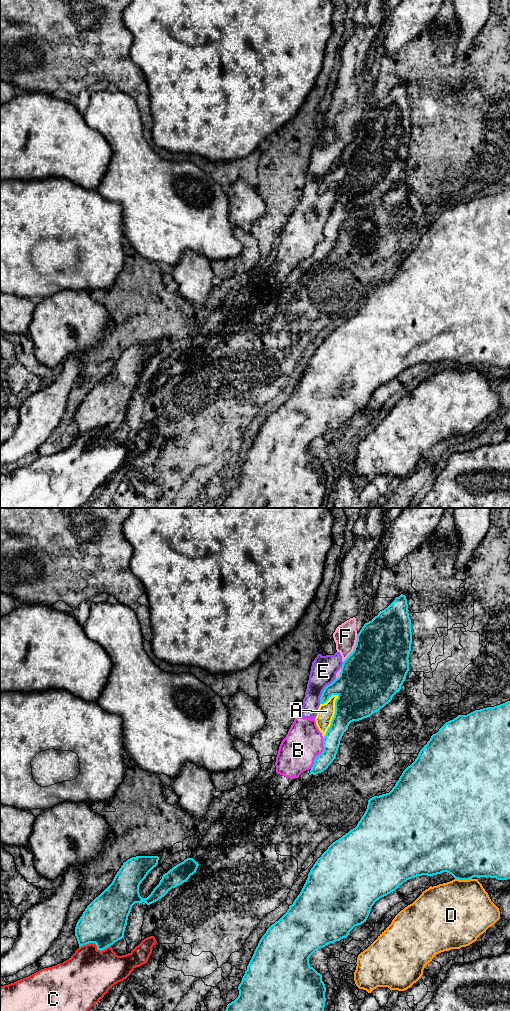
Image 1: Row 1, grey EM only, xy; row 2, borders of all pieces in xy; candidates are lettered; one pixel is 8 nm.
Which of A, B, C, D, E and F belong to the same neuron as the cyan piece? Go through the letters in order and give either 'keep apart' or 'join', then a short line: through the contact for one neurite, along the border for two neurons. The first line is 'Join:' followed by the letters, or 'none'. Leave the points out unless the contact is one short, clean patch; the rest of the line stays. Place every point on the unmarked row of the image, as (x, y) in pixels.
Join: none
A: keep apart
B: keep apart
C: keep apart
D: keep apart
E: keep apart
F: keep apart

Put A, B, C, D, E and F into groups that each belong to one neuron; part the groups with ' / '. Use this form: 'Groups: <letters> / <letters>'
Groups: A B E F / C / D

